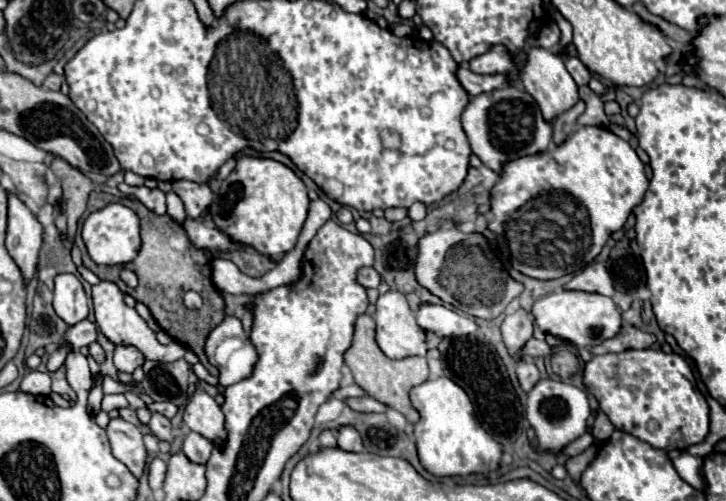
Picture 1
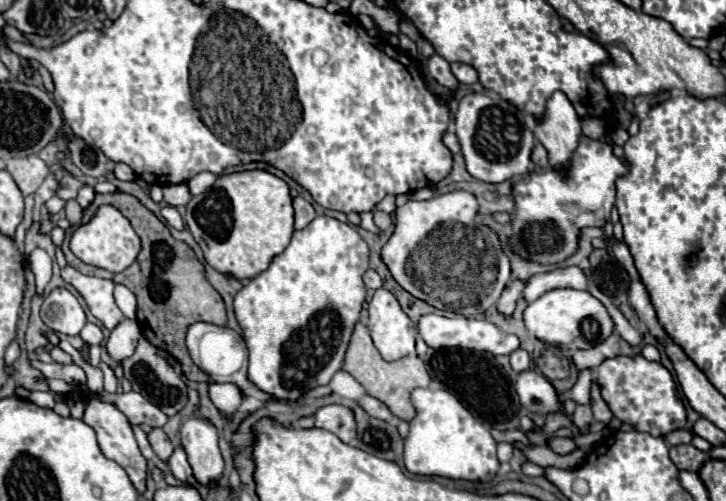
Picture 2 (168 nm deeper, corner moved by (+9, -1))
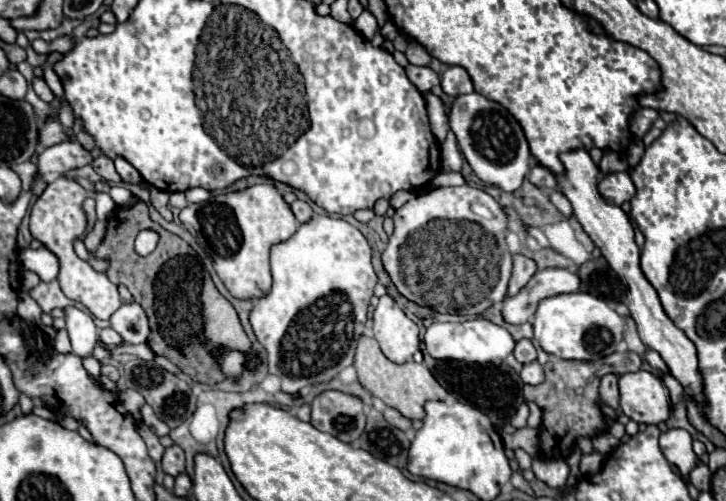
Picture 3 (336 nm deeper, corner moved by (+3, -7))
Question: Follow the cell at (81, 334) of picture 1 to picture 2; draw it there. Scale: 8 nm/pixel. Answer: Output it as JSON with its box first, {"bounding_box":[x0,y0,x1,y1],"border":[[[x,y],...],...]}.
{"bounding_box":[79,323,103,345],"border":[[[87,323],[87,325],[83,327],[83,331],[79,333],[79,337],[81,337],[87,345],[99,345],[99,343],[103,343],[103,333],[101,333],[101,329],[99,329],[97,325],[93,325],[93,323]]]}

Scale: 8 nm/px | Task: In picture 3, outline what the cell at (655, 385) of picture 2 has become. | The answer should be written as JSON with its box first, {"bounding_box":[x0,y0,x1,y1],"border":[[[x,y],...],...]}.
{"bounding_box":[619,371,671,425],"border":[[[649,371],[625,373],[619,379],[621,391],[621,411],[637,421],[647,425],[663,423],[671,417],[671,399],[669,391],[659,377]]]}

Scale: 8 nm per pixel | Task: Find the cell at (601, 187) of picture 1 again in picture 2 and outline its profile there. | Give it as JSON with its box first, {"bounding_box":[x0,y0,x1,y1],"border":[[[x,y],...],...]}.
{"bounding_box":[509,135,627,265],"border":[[[583,135],[579,141],[579,147],[575,149],[575,155],[571,155],[571,167],[567,167],[567,179],[559,175],[559,171],[549,169],[533,169],[529,171],[527,179],[513,183],[513,199],[515,199],[515,211],[511,215],[511,237],[509,237],[509,249],[519,255],[523,261],[533,261],[539,265],[553,265],[569,259],[579,249],[579,235],[583,227],[603,227],[609,217],[615,203],[615,181],[619,177],[627,175],[627,167],[621,159],[615,157],[613,147],[595,139],[589,139]]]}

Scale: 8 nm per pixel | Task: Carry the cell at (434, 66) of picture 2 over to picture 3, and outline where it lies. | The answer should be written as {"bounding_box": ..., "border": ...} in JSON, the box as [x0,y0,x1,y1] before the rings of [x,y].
{"bounding_box":[405,64,439,95],"border":[[[409,64],[405,67],[409,81],[417,87],[417,91],[421,95],[425,95],[433,85],[439,85],[439,75],[431,69],[431,67],[417,67],[417,65]]]}

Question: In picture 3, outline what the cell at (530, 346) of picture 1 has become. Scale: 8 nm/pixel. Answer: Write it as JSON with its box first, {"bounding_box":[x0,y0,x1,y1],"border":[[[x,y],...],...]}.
{"bounding_box":[425,315,515,364],"border":[[[482,315],[463,322],[435,322],[425,331],[425,351],[439,361],[465,361],[465,363],[498,364],[515,347],[507,329],[485,321]]]}

